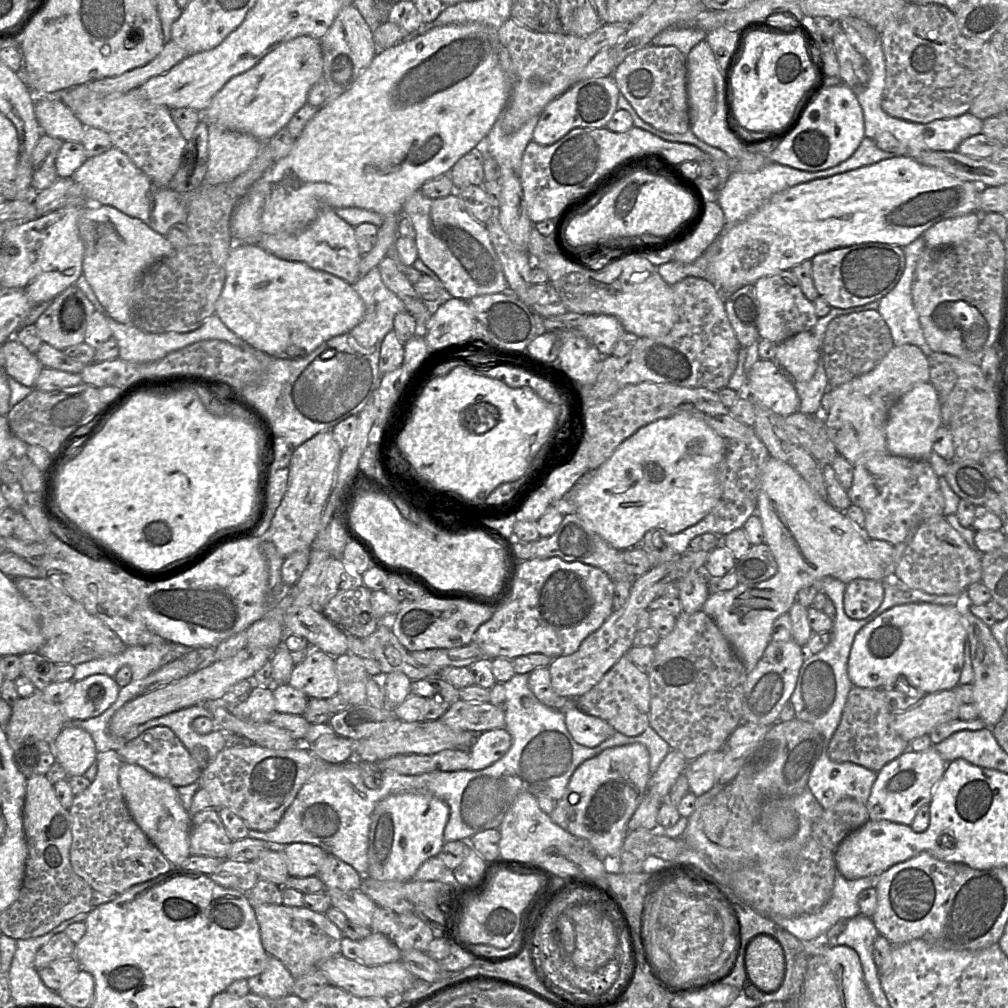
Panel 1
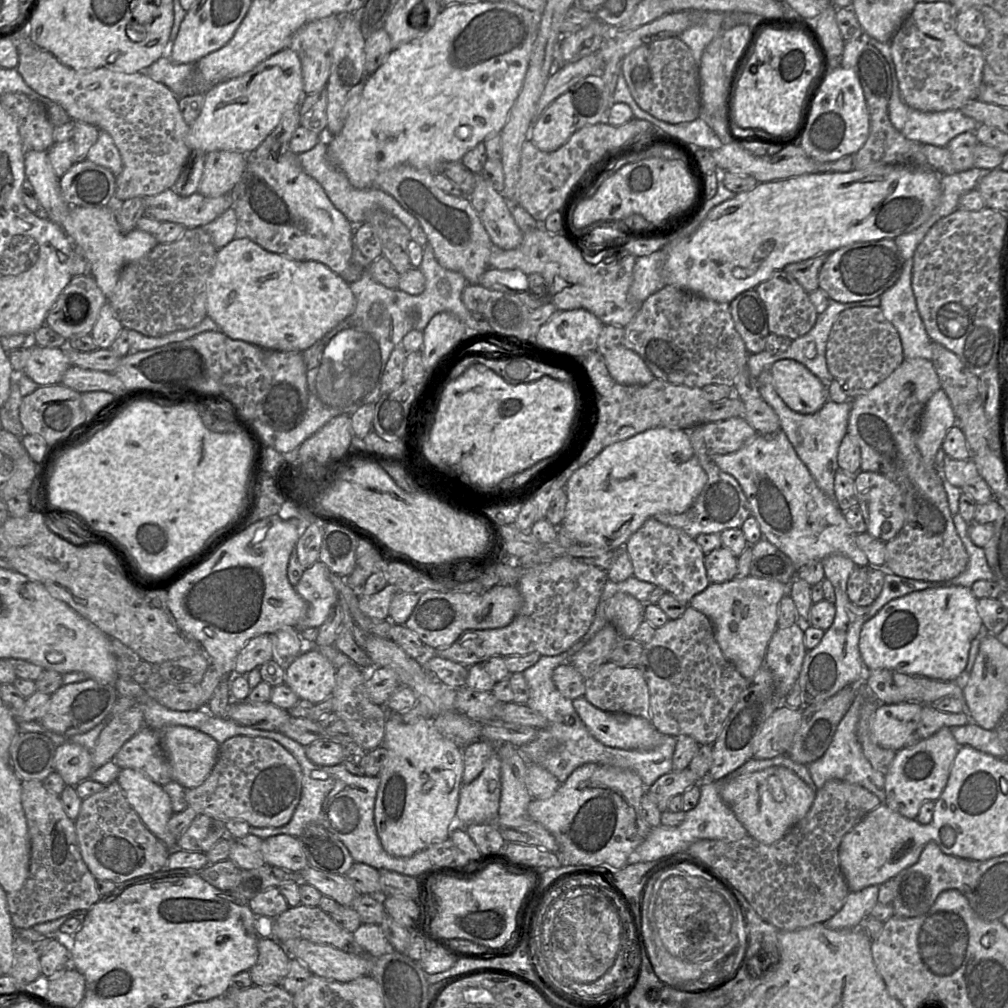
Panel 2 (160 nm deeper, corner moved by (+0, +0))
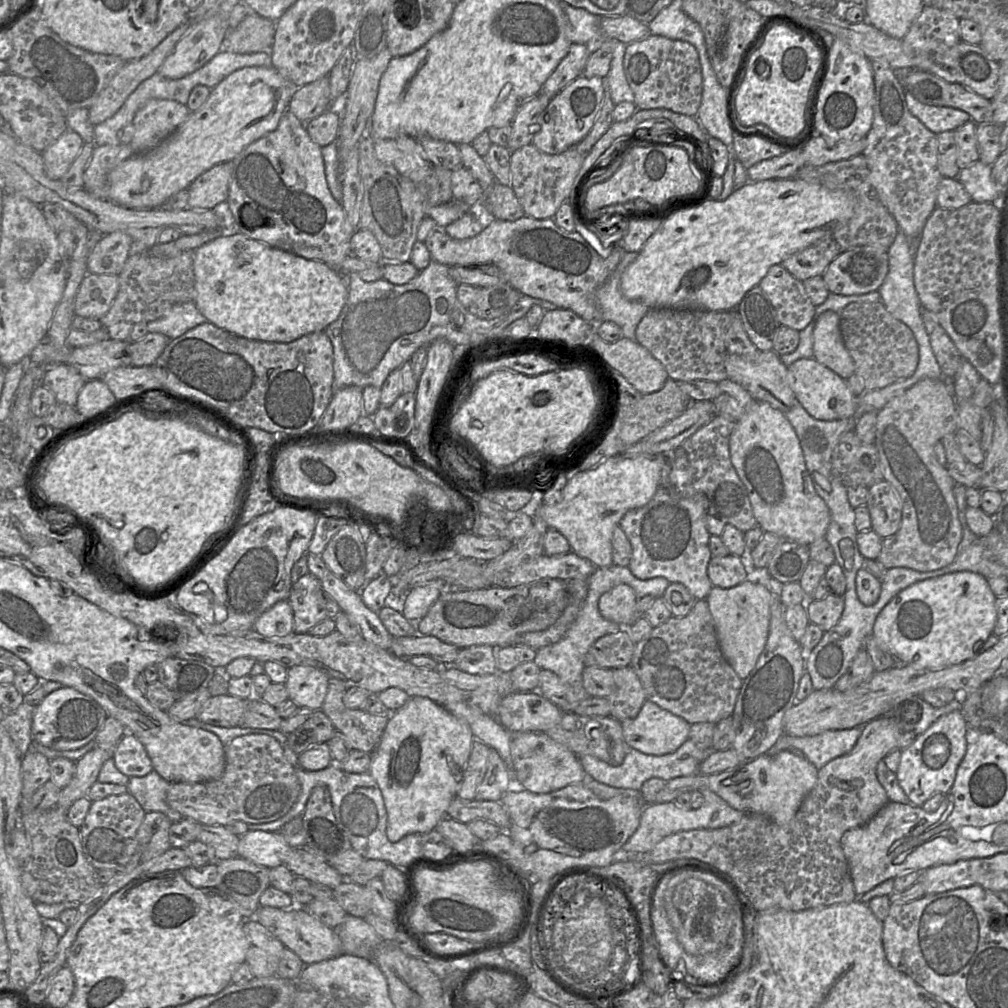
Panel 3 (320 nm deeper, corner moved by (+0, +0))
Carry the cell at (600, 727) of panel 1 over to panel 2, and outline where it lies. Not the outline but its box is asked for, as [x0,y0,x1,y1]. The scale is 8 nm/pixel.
[572,696,664,750]

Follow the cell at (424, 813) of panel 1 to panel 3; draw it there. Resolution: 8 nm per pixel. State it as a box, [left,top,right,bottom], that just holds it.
[370,697,474,843]

